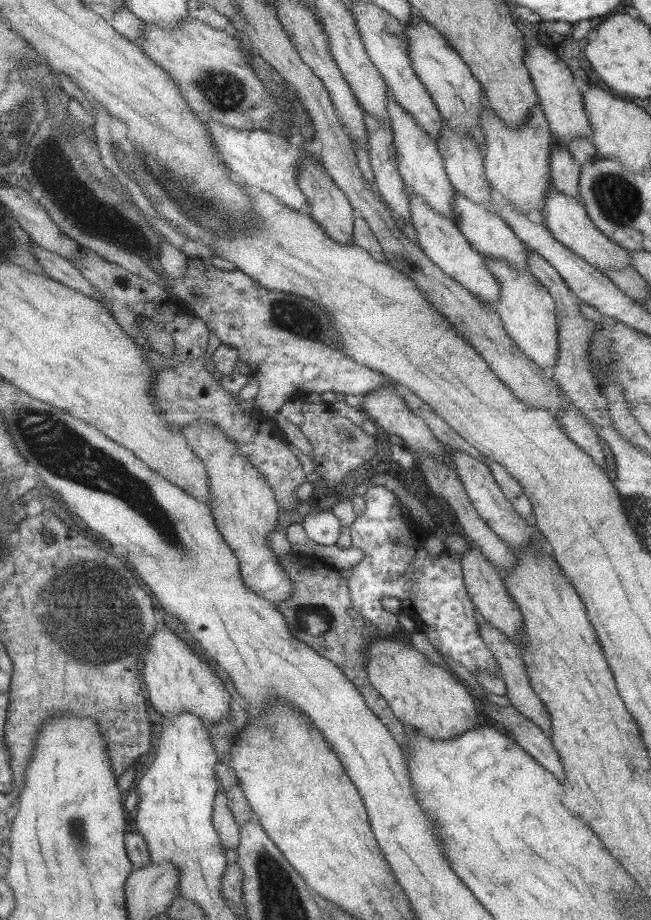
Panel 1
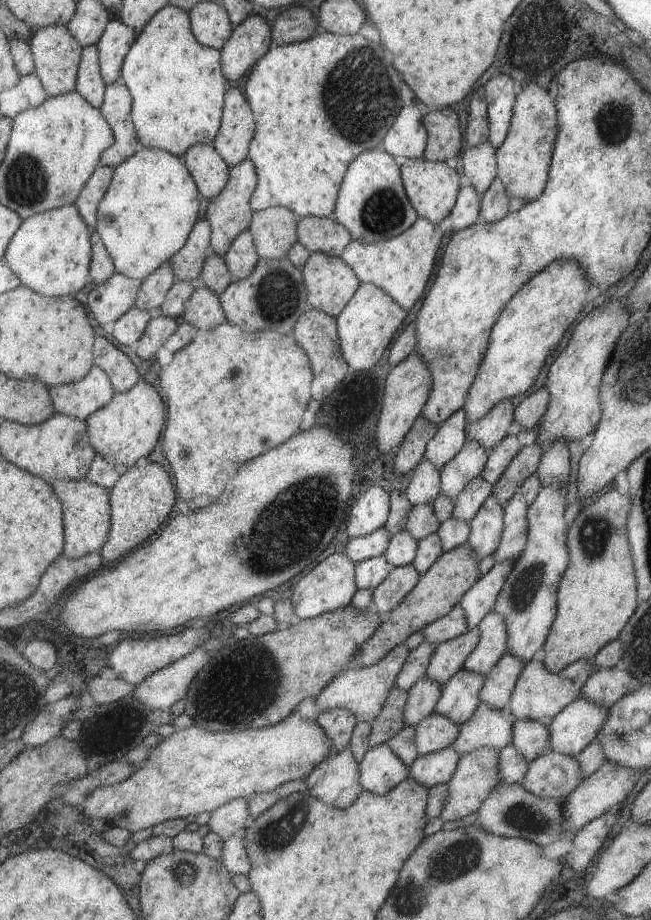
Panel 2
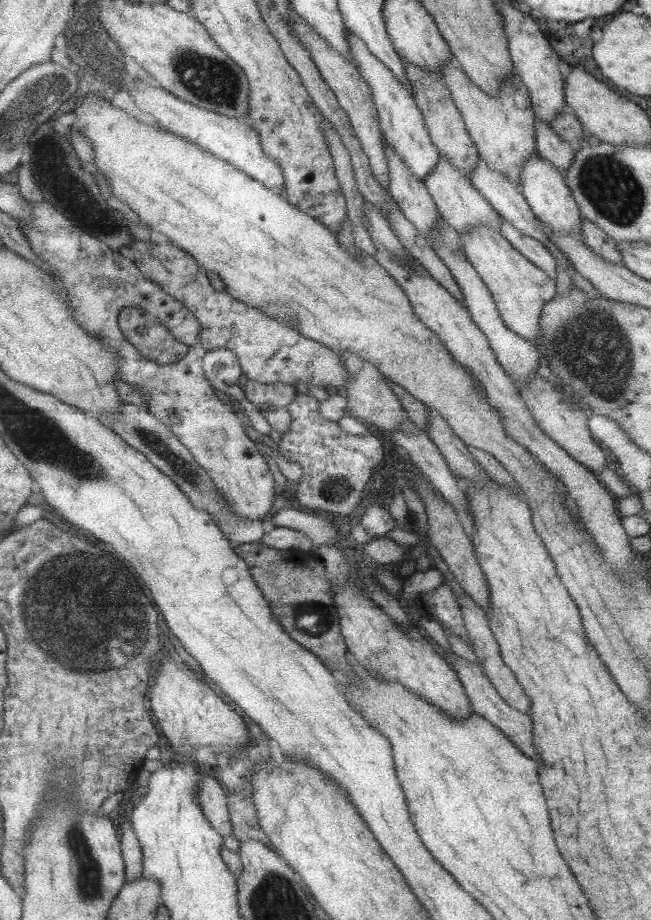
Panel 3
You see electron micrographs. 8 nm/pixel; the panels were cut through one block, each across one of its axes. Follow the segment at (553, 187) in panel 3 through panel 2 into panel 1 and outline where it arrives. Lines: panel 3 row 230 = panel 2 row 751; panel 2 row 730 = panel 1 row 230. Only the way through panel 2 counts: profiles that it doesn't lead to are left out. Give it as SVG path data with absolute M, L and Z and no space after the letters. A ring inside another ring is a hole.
M552 185L544 192L542 220L547 230L551 233L551 236L553 236L557 242L570 248L577 256L587 261L601 273L603 273L607 267L618 269L623 265L630 266L628 251L609 240L595 228L595 225L589 220L585 207L580 204L580 201L572 196L561 194L555 190Z

